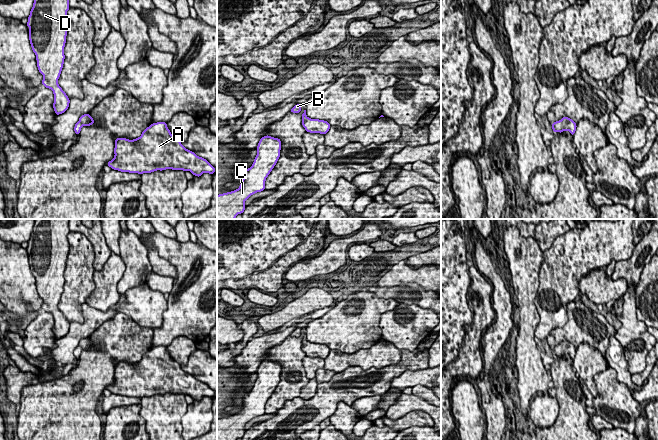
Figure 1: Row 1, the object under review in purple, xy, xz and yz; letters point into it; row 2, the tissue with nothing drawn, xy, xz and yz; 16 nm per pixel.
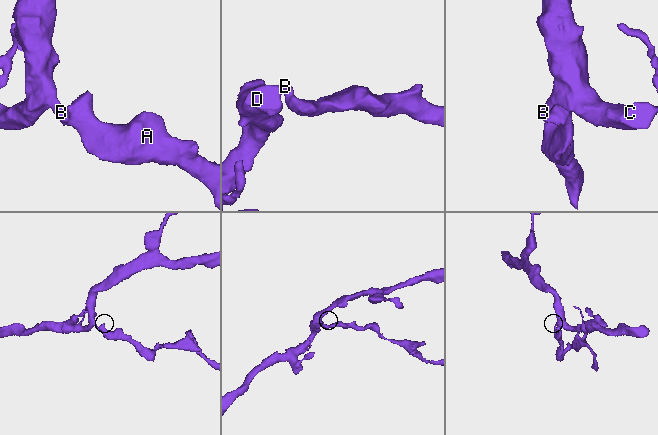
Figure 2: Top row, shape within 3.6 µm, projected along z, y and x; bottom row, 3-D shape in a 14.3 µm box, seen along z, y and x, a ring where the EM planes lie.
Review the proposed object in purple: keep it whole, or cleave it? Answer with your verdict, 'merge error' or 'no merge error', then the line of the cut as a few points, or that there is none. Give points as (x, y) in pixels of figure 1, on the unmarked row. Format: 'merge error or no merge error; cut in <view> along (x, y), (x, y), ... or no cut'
no merge error; no cut

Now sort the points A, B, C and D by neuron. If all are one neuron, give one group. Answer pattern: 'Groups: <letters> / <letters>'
Groups: A B C D

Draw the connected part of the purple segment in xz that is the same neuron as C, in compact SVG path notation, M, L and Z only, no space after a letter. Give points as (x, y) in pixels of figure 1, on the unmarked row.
M269 359L262 361L252 390L243 396L239 412L217 419L217 440L237 440L246 432L245 425L265 414L265 405L280 382L281 364Z

